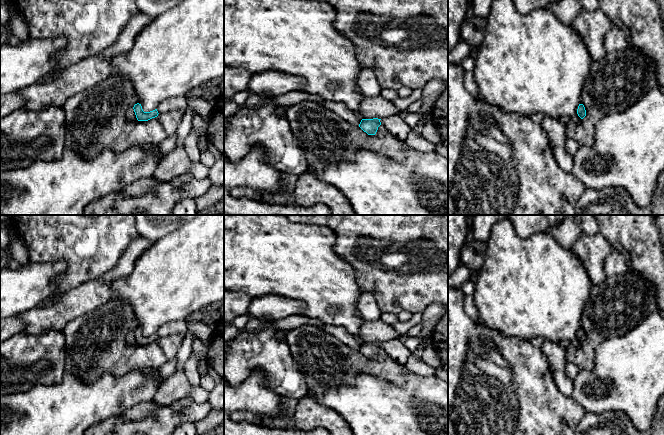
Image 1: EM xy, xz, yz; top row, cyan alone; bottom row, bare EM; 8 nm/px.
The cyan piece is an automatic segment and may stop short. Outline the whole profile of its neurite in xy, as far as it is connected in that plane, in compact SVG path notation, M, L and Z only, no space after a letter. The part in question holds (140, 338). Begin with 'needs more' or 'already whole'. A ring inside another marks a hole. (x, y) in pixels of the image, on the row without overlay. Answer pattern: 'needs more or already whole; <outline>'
already whole; M139 327L135 328L133 333L134 333L134 336L138 345L148 345L152 342L157 341L159 338L157 333L150 336L144 336L141 328Z

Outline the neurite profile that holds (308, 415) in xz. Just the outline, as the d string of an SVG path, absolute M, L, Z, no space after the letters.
M310 396L298 399L291 427L307 432L316 428L323 428L330 435L354 435L339 413L319 405Z

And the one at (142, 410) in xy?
M155 400L141 402L124 412L121 417L129 421L142 420L146 417L151 417L159 406L160 404Z

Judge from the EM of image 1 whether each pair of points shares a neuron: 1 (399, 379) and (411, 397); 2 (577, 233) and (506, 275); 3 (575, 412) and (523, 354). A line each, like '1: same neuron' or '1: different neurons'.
1: different neurons
2: different neurons
3: same neuron

